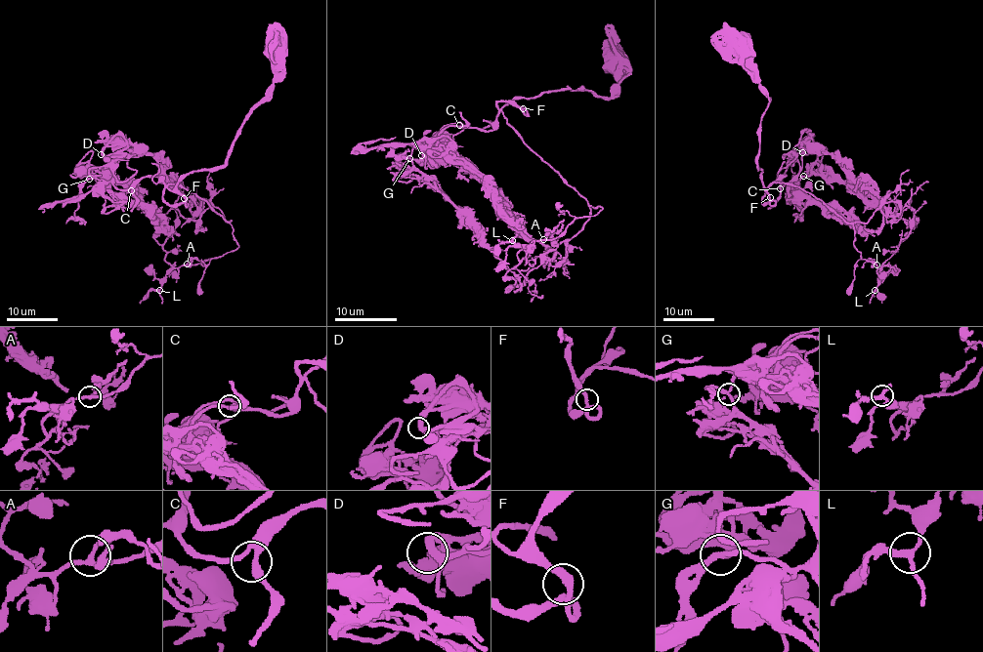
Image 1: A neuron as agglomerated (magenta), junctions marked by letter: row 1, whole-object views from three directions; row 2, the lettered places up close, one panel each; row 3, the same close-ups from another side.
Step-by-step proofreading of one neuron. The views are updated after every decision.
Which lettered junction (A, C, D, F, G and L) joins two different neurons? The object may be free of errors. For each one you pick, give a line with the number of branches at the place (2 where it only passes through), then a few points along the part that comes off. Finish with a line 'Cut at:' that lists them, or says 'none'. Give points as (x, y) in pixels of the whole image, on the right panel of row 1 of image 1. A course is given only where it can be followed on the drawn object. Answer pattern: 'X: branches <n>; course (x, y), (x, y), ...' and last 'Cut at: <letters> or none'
Cut at: none

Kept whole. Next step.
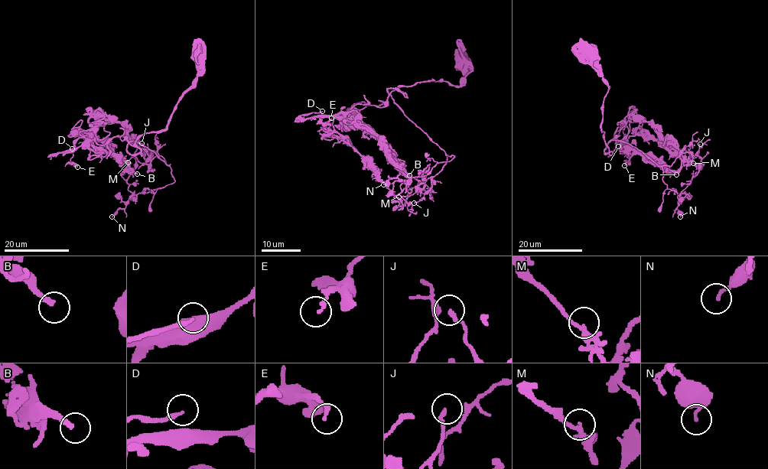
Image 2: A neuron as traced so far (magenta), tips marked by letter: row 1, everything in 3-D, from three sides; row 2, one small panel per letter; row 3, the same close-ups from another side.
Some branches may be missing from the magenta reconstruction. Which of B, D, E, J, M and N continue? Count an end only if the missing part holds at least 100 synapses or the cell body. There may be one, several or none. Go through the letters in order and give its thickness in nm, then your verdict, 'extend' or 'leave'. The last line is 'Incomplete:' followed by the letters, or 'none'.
B: calibre 240 nm; leave
D: calibre 180 nm; extend
E: calibre 190 nm; leave
J: calibre 120 nm; leave
M: calibre 160 nm; leave
N: calibre 150 nm; leave
Incomplete: D

